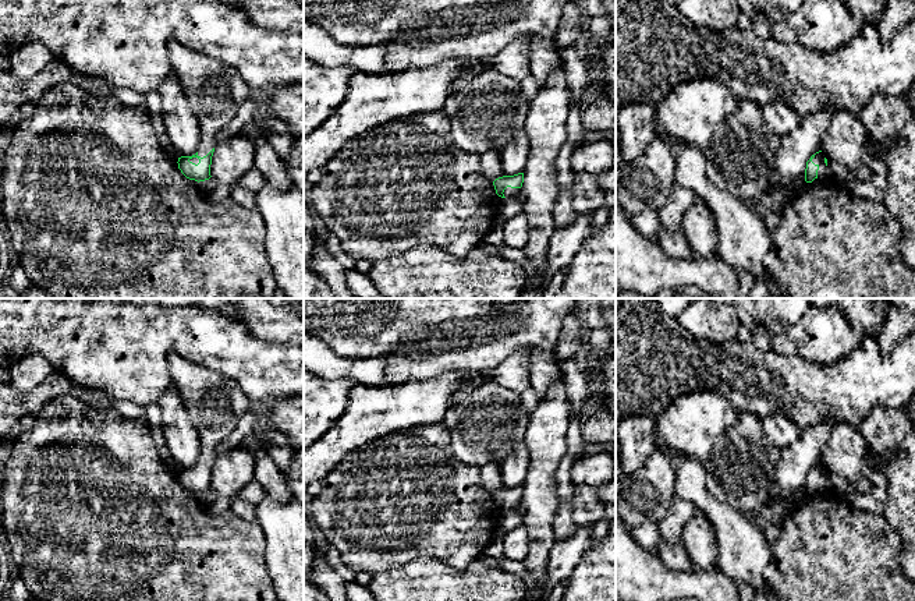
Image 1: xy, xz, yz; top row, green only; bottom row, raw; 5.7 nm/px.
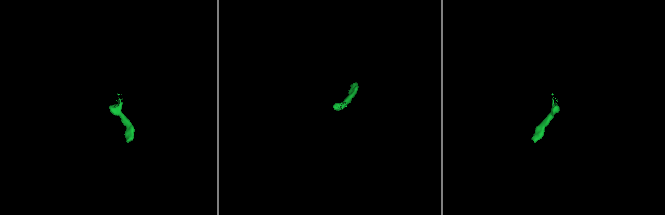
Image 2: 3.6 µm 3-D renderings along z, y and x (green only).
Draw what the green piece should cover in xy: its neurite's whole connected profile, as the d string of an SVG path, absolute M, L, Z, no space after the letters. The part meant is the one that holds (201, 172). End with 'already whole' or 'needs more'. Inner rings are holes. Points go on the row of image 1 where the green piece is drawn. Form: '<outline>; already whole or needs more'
M167 43L170 70L178 77L185 99L198 117L201 145L192 156L178 158L181 173L195 181L209 180L216 134L237 114L251 88L228 64L198 53L184 43Z; needs more

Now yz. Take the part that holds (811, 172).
M819 151L806 162L805 181L812 183L815 178L826 176L826 170L827 159L822 153L822 151Z; needs more

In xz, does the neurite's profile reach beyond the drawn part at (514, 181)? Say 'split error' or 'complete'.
split error

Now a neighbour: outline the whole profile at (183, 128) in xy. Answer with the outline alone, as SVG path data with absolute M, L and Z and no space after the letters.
M170 70L157 89L166 132L178 158L192 156L201 145L202 131L192 113L178 77Z

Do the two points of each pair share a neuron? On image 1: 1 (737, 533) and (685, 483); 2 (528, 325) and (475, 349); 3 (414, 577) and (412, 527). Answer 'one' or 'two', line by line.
1: one
2: one
3: two

